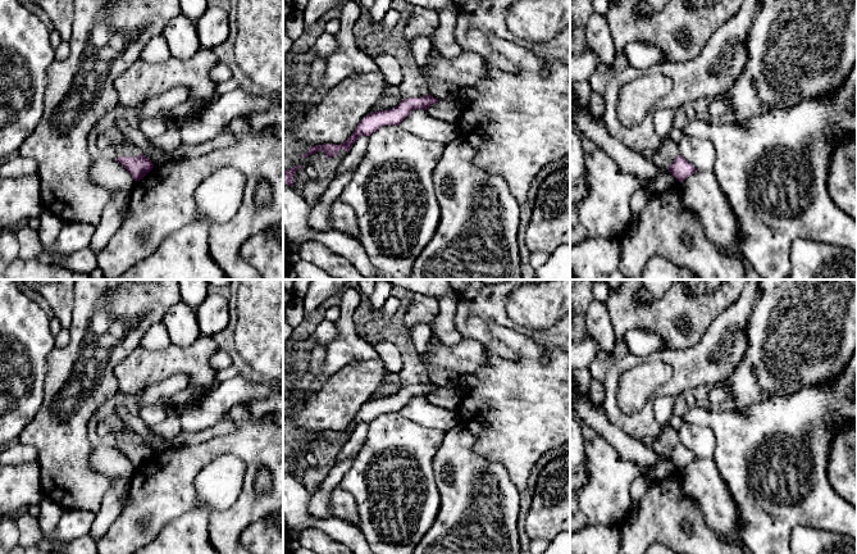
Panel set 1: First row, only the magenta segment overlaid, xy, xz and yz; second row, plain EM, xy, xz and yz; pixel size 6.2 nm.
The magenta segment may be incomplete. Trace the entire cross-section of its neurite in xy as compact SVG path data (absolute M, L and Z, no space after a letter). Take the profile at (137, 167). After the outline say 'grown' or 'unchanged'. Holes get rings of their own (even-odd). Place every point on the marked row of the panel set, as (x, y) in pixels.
M143 154L138 156L117 156L115 160L128 171L136 182L142 180L154 168L151 160Z; unchanged

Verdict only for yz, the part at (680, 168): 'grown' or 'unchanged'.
unchanged

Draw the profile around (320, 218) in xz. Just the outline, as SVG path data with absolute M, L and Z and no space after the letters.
M355 171L343 172L336 176L331 182L325 192L318 199L315 205L311 208L307 223L310 228L315 231L332 231L332 213L331 206L339 199L343 189L348 185L351 176Z

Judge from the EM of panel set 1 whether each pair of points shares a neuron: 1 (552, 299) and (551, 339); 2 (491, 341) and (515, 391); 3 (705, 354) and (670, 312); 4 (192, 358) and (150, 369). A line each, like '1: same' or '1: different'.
1: different
2: different
3: different
4: same

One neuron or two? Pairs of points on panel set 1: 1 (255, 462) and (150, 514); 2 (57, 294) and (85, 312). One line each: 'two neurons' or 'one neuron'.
1: one neuron
2: two neurons

